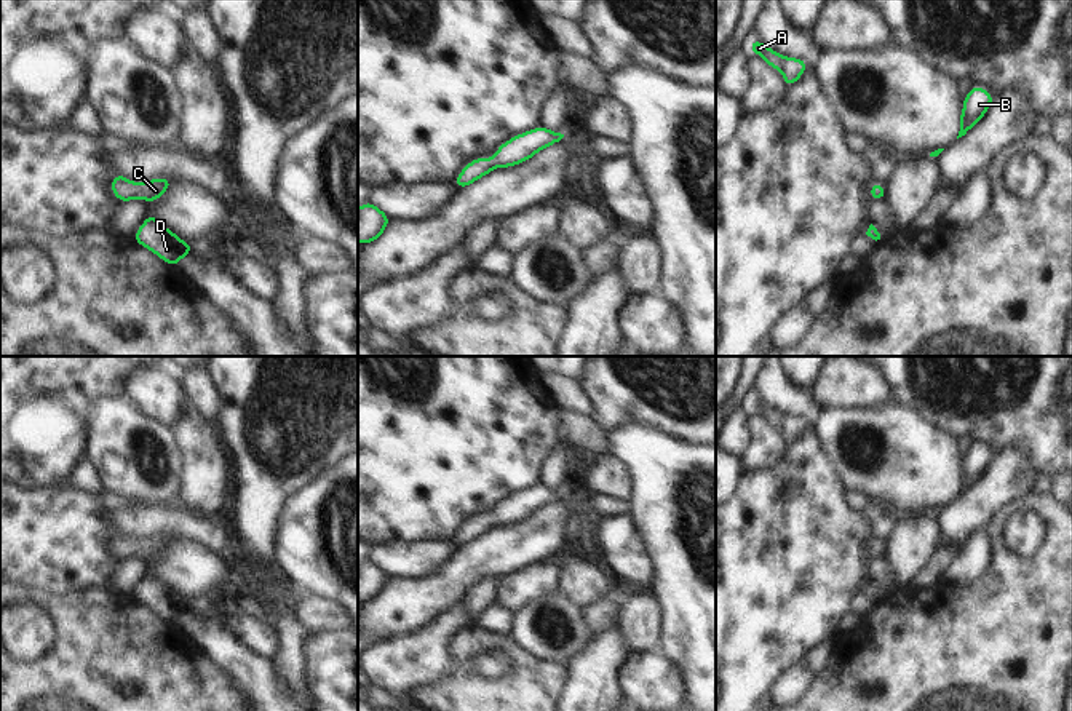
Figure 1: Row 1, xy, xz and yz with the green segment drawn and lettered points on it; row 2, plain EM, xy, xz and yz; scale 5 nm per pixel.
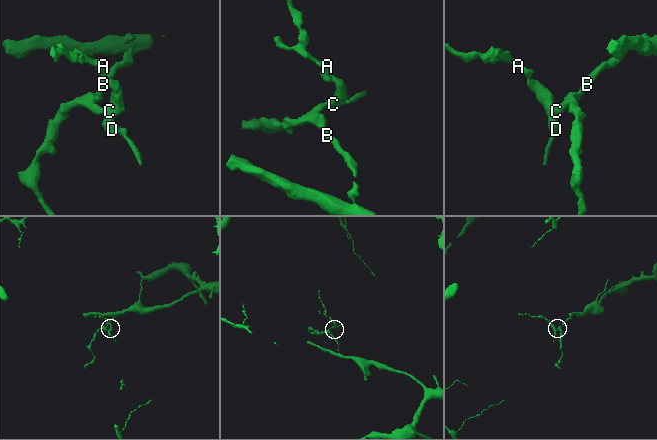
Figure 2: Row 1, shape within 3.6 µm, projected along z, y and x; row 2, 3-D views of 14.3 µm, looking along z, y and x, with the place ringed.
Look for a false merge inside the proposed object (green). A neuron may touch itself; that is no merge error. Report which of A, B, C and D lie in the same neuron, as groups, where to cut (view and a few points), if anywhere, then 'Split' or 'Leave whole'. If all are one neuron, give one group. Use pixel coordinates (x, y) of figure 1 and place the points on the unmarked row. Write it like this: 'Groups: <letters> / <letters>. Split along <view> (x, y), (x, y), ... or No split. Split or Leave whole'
Groups: A B C D. No split. Leave whole

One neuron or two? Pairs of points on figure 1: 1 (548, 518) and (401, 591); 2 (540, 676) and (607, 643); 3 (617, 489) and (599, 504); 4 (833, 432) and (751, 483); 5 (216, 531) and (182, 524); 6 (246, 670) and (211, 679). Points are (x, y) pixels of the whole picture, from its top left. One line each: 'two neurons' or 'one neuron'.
1: one neuron
2: two neurons
3: two neurons
4: two neurons
5: one neuron
6: two neurons

